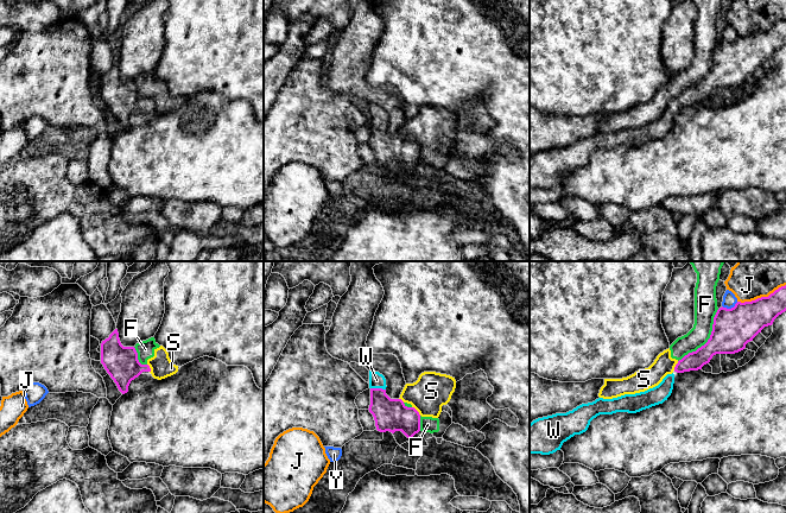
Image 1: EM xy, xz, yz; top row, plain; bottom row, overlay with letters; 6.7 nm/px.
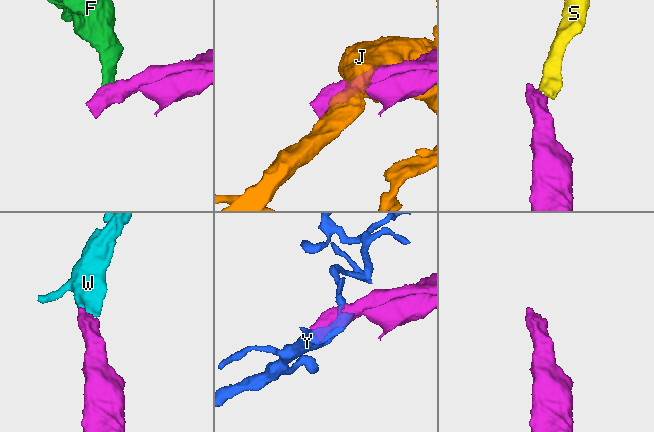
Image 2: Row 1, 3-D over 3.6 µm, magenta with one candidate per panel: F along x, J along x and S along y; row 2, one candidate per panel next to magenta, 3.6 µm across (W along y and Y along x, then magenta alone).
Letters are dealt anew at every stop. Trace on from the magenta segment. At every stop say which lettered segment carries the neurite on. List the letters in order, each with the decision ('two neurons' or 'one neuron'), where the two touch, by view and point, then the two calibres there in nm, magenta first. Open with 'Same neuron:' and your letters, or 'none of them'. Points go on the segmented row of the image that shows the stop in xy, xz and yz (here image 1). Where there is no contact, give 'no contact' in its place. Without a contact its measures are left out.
Same neuron: W
F: two neurons; meets magenta in yz at (708, 340); 280 nm thick on the magenta side, 160 nm on the other
J: two neurons; meets magenta in yz at (761, 297); 260 nm thick on the magenta side, 340 nm on the other
S: two neurons; meets magenta in xz at (417, 411); 220 nm thick on the magenta side, 240 nm on the other
W: one neuron; meets magenta in xz at (378, 388); 220 nm thick on the magenta side, 110 nm on the other
Y: two neurons; meets magenta in yz at (729, 309); 280 nm thick on the magenta side, 90 nm on the other

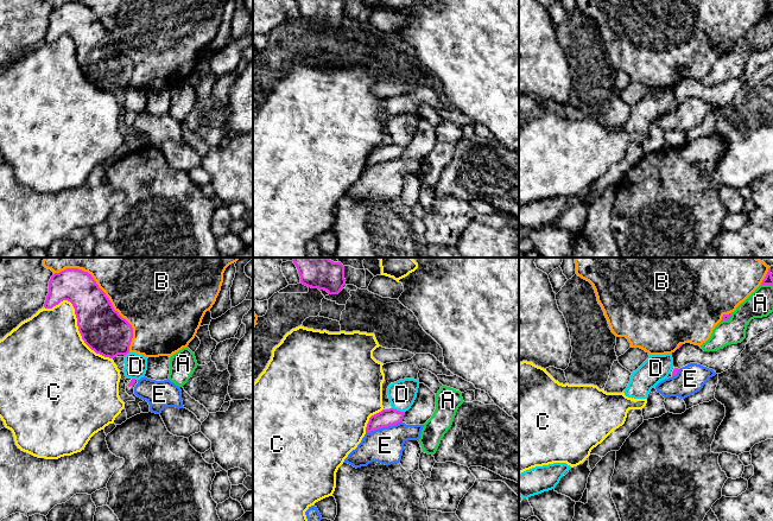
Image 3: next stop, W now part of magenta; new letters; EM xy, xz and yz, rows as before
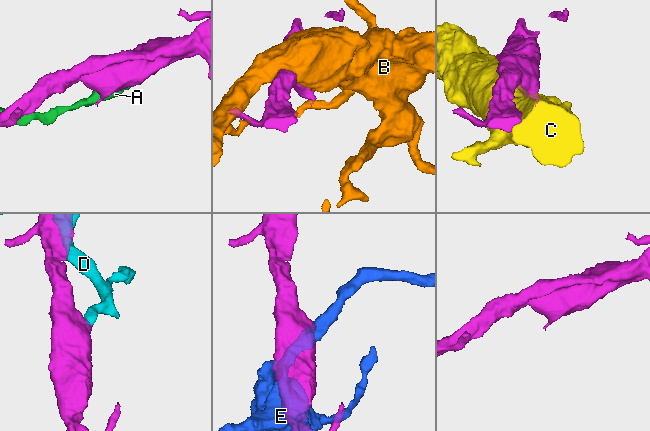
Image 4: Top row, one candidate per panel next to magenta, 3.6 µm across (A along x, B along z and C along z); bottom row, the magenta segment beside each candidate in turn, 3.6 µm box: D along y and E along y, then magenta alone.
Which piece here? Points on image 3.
Same neuron: none of them
A: two neurons; meets magenta in yz at (727, 319); 50 nm thick on the magenta side, 180 nm on the other
B: two neurons; meets magenta in xy at (106, 296); 300 nm thick on the magenta side, 500 nm on the other
C: two neurons; meets magenta in xy at (77, 323); 300 nm thick on the magenta side, 460 nm on the other
D: two neurons; meets magenta in xz at (398, 411); 120 nm thick on the magenta side, 190 nm on the other
E: two neurons; meets magenta in xz at (384, 426); 120 nm thick on the magenta side, 240 nm on the other

